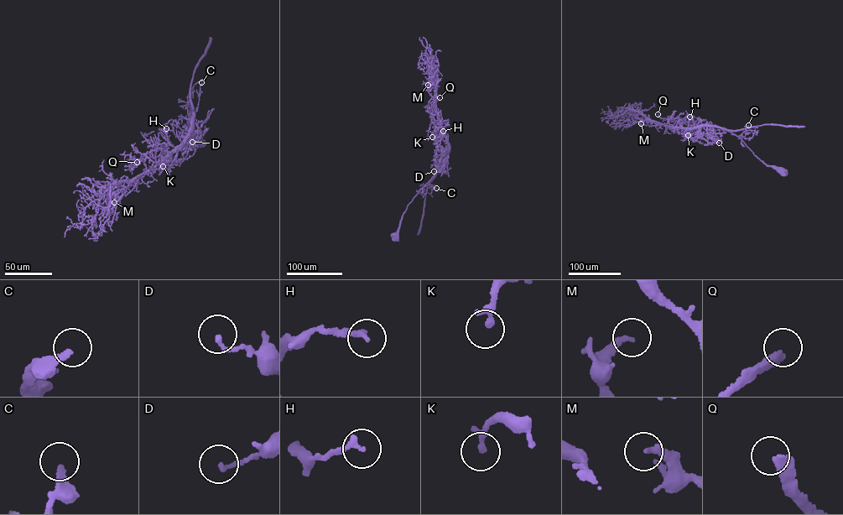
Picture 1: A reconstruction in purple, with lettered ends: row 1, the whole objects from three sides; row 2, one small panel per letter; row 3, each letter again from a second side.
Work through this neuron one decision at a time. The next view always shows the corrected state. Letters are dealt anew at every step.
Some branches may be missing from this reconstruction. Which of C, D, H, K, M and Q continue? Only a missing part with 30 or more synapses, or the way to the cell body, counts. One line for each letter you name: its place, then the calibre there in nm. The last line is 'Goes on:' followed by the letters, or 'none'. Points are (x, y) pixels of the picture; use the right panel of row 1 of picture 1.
Q: at (658, 114); 340 nm thick
Goes on: Q

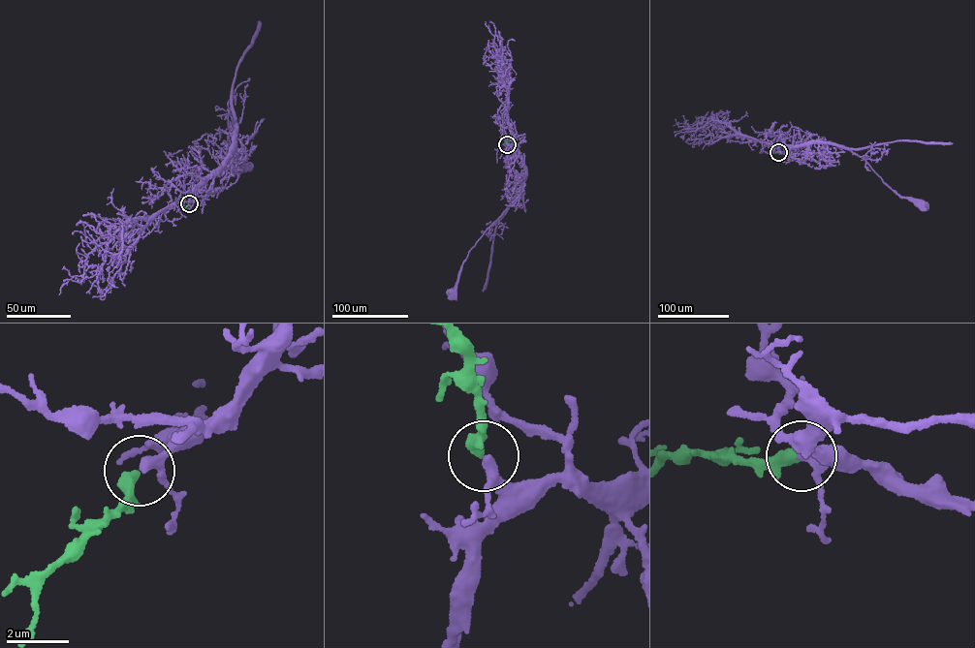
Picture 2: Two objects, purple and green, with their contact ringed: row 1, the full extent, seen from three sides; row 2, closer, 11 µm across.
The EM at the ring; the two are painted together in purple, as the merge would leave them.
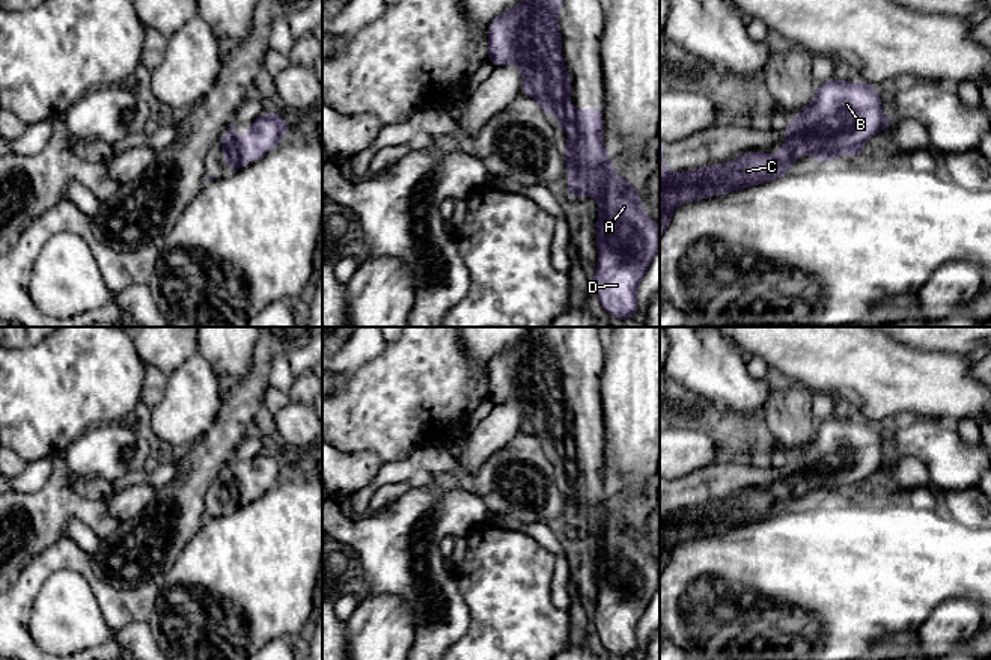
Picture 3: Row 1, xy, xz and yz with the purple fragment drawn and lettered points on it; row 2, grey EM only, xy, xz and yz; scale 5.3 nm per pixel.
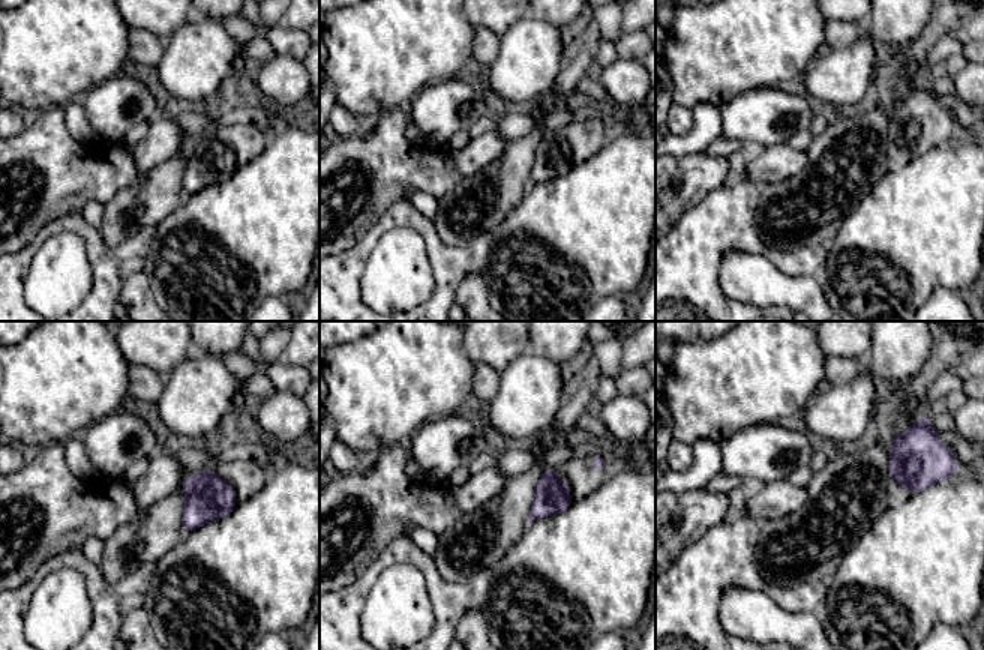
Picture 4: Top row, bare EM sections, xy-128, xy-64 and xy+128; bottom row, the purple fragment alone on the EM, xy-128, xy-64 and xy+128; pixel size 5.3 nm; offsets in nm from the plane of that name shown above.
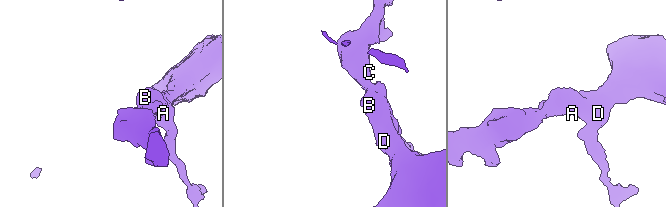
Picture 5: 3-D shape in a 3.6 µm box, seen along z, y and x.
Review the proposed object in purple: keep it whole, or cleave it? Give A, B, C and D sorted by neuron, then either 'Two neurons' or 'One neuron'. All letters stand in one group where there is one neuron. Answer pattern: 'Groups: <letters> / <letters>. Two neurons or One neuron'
Groups: A B C D. One neuron

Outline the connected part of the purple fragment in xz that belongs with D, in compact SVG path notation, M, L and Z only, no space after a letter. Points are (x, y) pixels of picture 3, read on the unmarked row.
M532 327L515 345L497 353L489 360L486 369L488 398L494 402L494 405L515 401L523 411L523 431L535 435L541 442L544 452L559 452L562 455L556 460L557 467L569 469L569 476L562 484L565 490L565 502L568 505L568 529L577 535L592 532L598 536L598 559L595 571L598 601L592 618L592 630L598 634L599 640L610 654L628 657L639 648L636 628L655 591L660 588L660 565L642 544L636 524L616 512L616 505L608 496L607 484L601 478L604 467L602 446L590 445L581 451L578 445L572 446L569 443L572 417L563 402L559 345L562 342L562 336L572 330L574 327Z

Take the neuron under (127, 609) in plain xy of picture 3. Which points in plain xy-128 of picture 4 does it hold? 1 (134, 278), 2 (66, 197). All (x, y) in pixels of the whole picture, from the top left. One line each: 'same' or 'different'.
1: different
2: different

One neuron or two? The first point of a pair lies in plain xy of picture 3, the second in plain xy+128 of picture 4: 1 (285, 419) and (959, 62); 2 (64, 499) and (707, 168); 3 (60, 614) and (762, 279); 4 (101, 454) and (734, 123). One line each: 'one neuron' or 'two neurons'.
1: two neurons
2: one neuron
3: one neuron
4: one neuron

